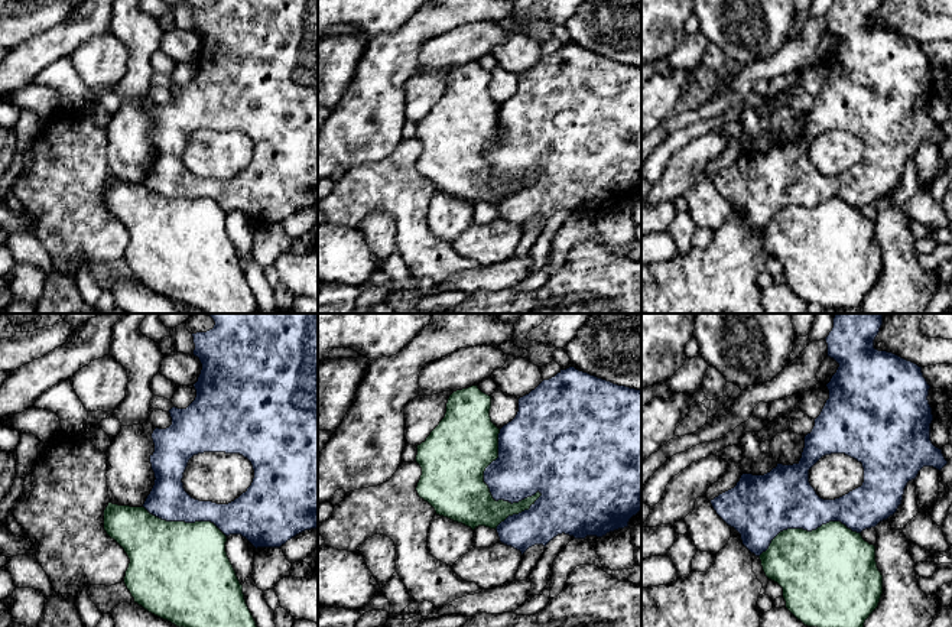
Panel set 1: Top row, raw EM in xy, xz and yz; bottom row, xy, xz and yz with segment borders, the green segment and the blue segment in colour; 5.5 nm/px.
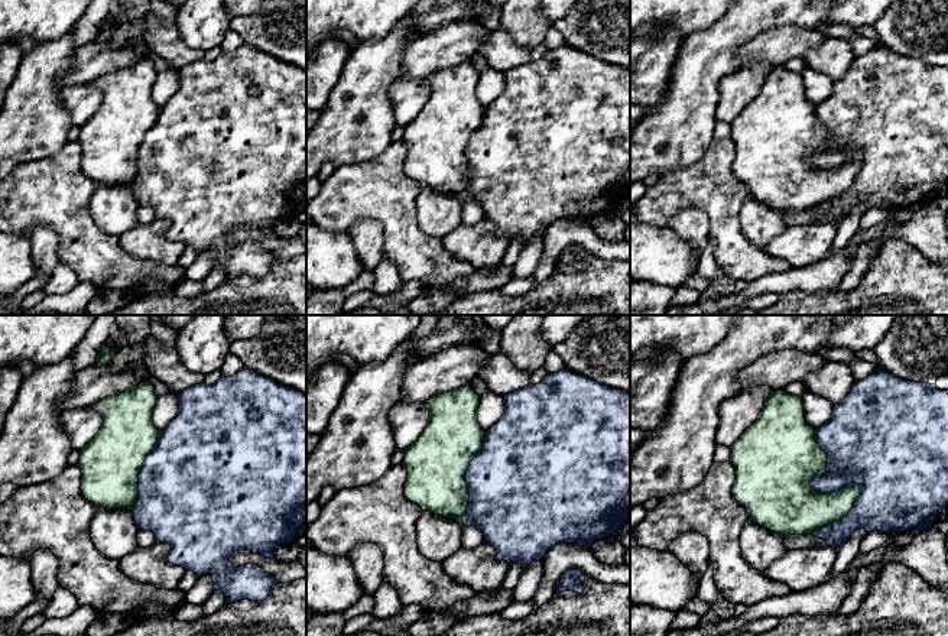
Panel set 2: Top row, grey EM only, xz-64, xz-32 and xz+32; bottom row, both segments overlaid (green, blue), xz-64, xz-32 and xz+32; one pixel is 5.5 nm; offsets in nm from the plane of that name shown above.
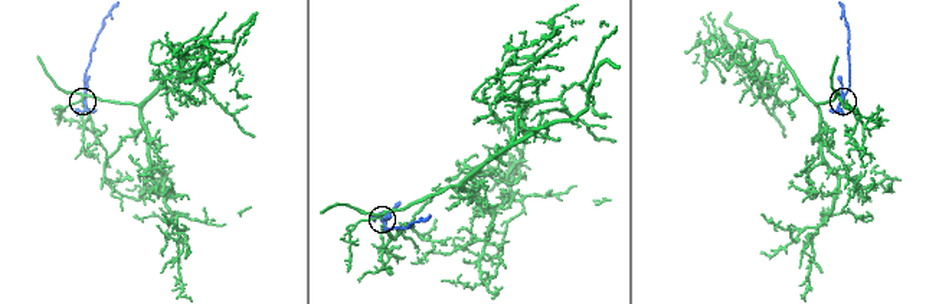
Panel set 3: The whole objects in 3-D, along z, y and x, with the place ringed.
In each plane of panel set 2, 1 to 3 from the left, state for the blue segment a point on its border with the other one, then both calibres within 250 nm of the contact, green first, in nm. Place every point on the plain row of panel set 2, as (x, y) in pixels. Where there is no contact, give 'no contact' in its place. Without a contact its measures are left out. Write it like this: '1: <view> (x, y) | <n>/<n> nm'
1: xz-64 (139, 148) | 340/480 nm
2: xz-32 (464, 153) | 340/460 nm
3: xz+32 (834, 168) | 300/320 nm

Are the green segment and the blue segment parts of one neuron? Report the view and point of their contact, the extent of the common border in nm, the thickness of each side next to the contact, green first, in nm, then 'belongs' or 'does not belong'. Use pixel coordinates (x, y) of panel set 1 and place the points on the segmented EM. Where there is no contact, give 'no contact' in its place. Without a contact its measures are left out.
contact xz (507, 502); length 550 nm; calibres 280 and 340 nm; does not belong

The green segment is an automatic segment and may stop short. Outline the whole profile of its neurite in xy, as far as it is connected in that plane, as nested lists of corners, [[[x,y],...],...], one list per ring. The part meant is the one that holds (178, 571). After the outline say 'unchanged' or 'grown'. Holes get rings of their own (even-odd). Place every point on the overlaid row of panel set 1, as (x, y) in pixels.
[[[108,503],[104,510],[104,530],[127,553],[130,563],[124,584],[134,602],[176,627],[257,627],[246,604],[243,585],[227,556],[227,536],[211,522],[166,522],[144,507]]] | unchanged

